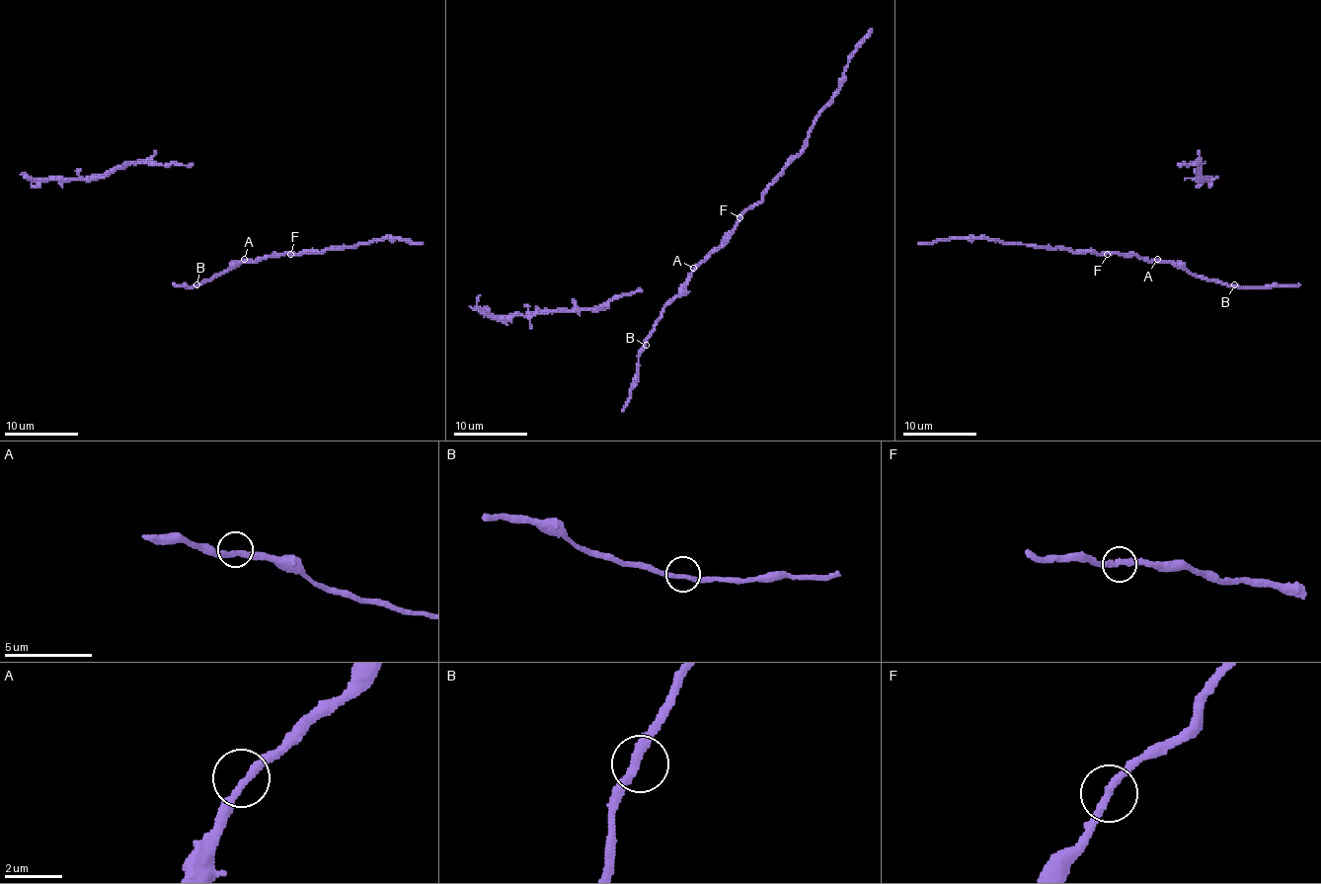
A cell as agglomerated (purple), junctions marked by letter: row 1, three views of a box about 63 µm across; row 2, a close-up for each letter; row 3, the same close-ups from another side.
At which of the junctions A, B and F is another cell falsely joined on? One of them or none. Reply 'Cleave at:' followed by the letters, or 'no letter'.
Cleave at: no letter

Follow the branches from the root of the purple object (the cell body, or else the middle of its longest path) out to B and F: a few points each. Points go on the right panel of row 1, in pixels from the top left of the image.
B: (1159, 261), (1179, 263), (1198, 278), (1234, 284)
F: (1159, 261), (1108, 253)

